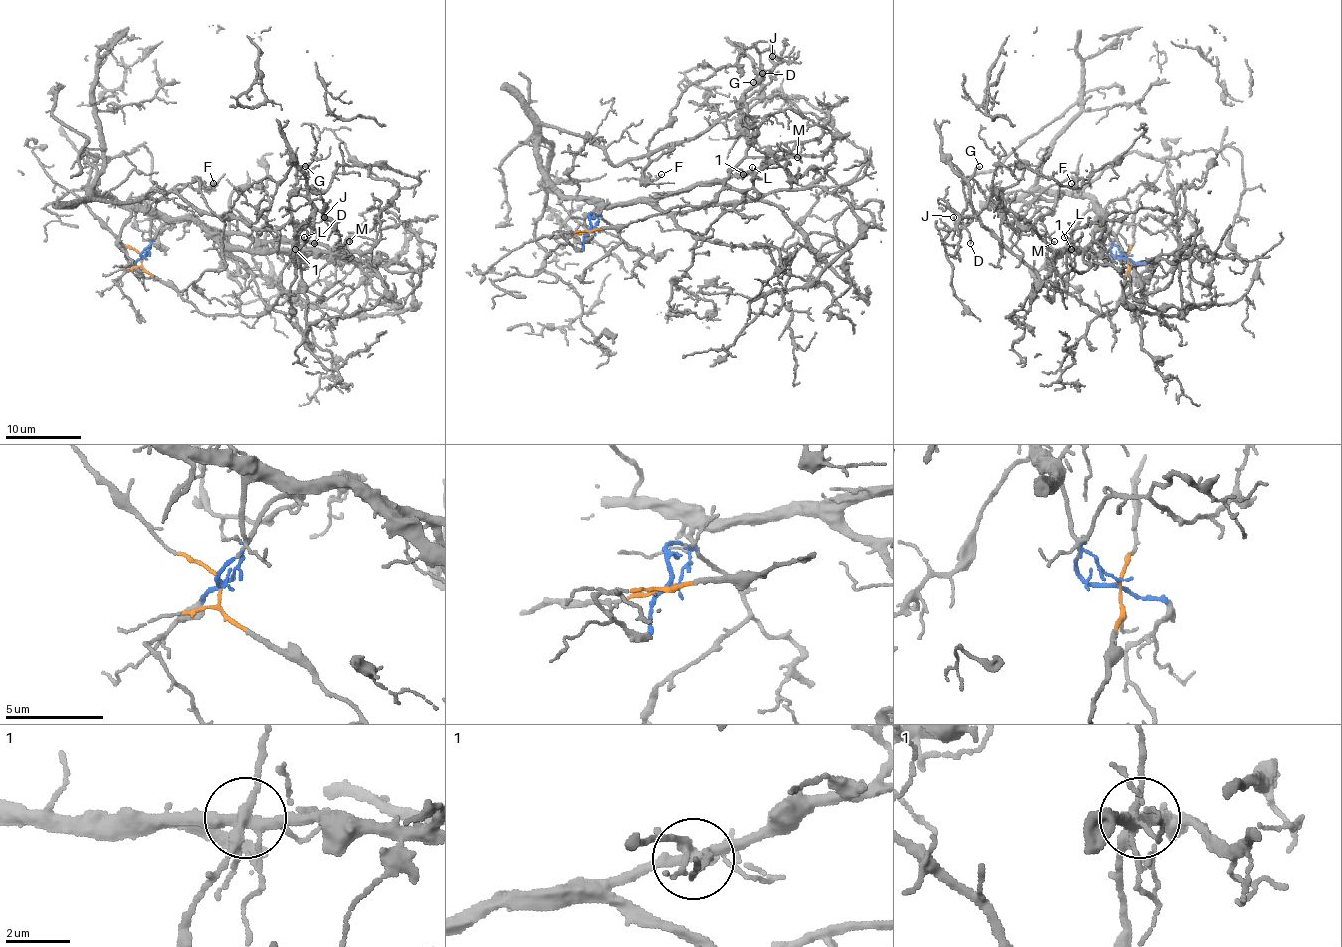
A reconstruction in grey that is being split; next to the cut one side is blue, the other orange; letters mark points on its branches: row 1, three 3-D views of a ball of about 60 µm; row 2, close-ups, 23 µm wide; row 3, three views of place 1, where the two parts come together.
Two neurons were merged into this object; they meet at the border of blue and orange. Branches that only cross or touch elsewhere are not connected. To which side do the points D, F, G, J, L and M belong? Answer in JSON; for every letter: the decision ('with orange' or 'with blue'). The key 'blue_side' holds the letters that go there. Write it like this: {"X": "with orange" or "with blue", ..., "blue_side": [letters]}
{"D": "with orange", "F": "with orange", "G": "with orange", "J": "with blue", "L": "with blue", "M": "with blue", "blue_side": ["J", "L", "M"]}

